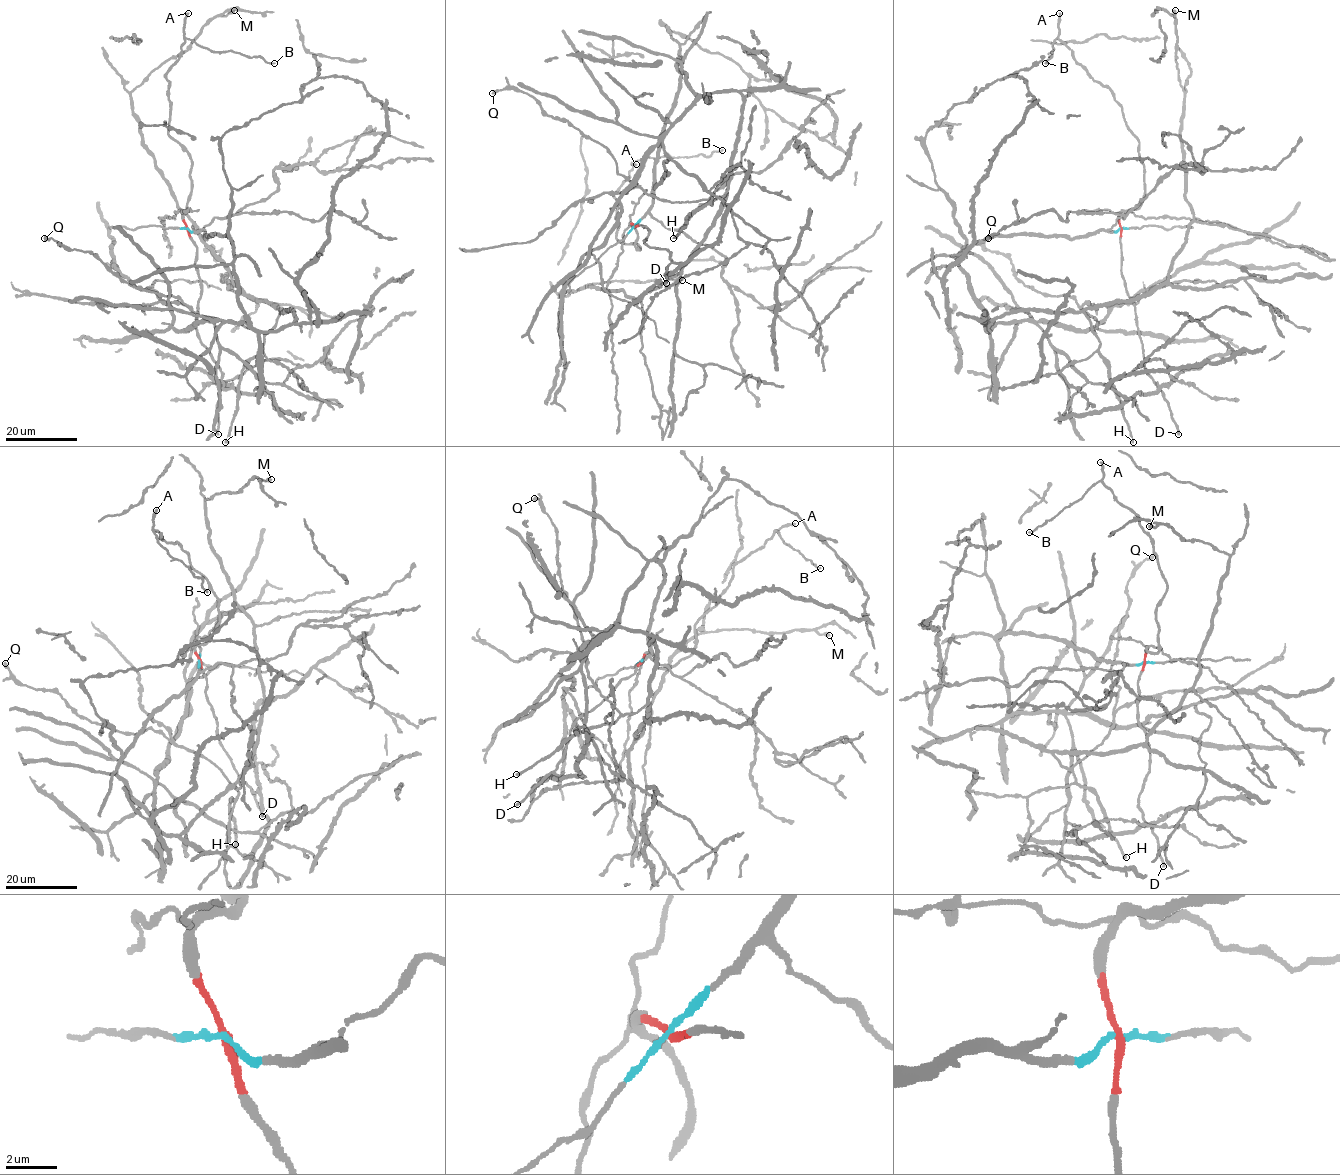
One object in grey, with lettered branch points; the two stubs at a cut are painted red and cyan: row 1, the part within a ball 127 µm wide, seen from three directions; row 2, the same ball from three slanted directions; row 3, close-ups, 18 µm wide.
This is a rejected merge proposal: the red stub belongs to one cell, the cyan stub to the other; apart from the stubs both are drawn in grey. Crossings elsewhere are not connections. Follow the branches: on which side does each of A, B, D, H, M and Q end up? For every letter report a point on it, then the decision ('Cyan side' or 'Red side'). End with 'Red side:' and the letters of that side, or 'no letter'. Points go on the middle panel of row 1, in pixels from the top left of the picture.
A: Place: (636, 164). Red side
B: Place: (722, 150). Red side
D: Place: (666, 283). Red side
H: Place: (673, 238). Cyan side
M: Place: (682, 280). Cyan side
Q: Place: (492, 93). Cyan side
Red side: A, B, D

